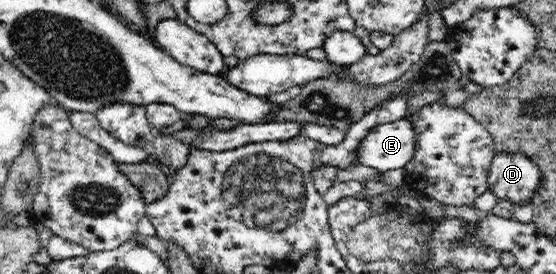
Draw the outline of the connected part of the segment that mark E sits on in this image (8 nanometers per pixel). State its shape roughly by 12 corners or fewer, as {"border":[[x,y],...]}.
{"border":[[407,117],[373,128],[360,163],[404,169],[416,153],[417,129]]}

